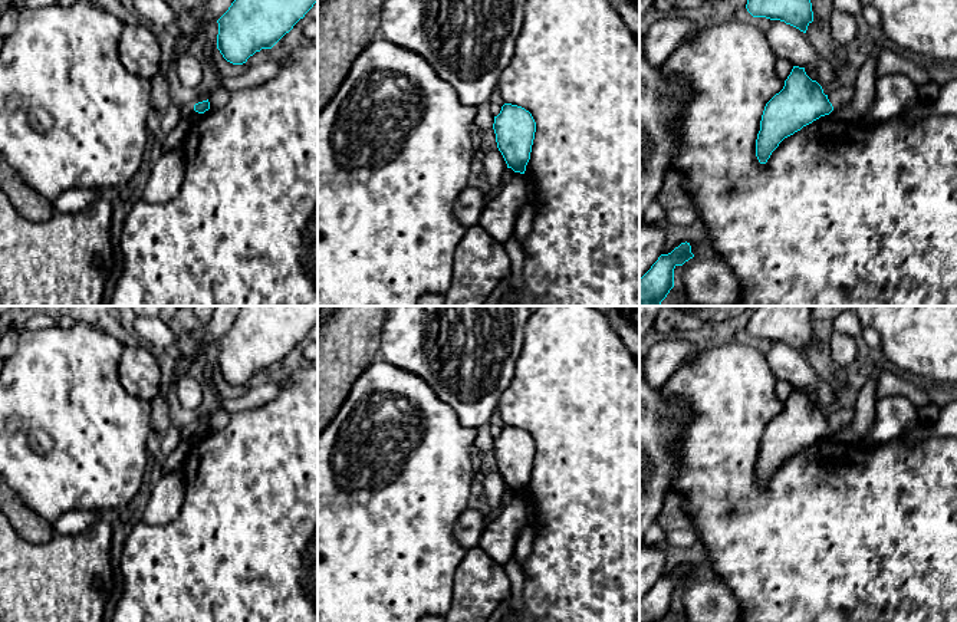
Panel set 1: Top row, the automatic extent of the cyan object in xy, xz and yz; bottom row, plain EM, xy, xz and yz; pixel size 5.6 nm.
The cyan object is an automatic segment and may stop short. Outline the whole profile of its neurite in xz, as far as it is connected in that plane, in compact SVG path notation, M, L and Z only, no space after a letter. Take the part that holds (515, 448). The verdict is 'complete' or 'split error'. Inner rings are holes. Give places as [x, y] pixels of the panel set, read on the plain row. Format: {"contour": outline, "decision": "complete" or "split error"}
{"contour": "M504 425L494 438L493 451L507 490L524 496L536 454L532 435L522 428Z", "decision": "complete"}

